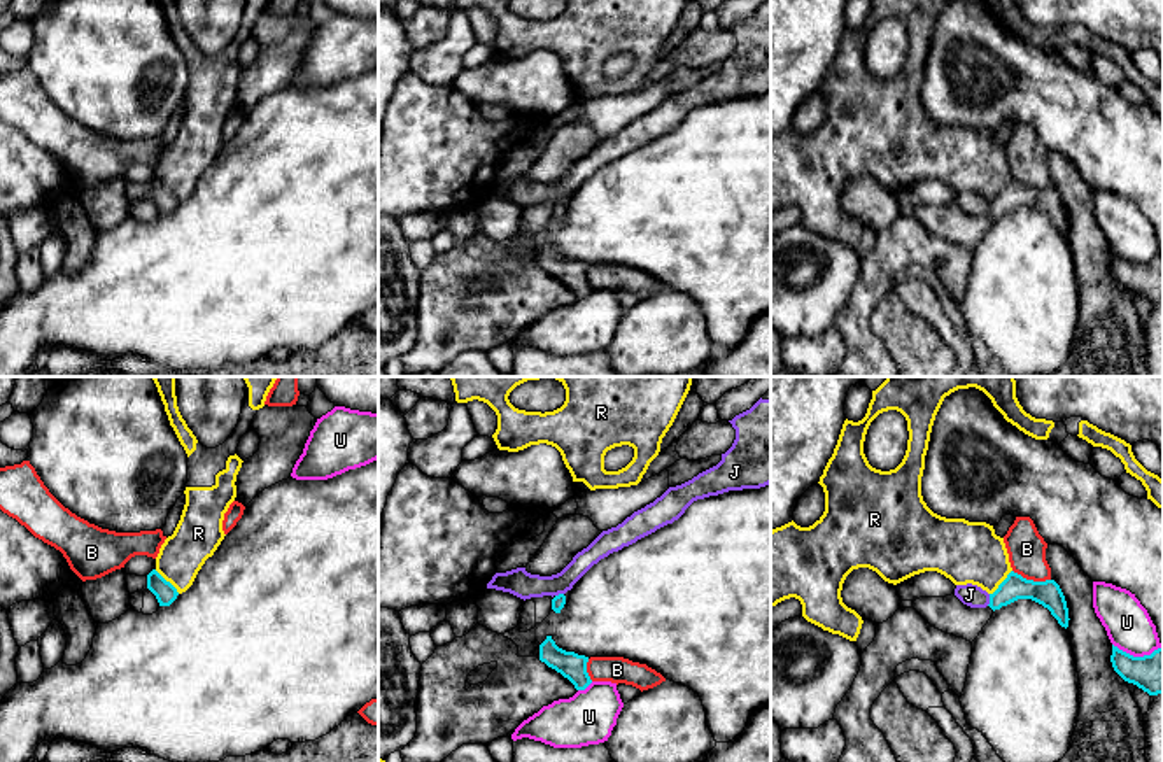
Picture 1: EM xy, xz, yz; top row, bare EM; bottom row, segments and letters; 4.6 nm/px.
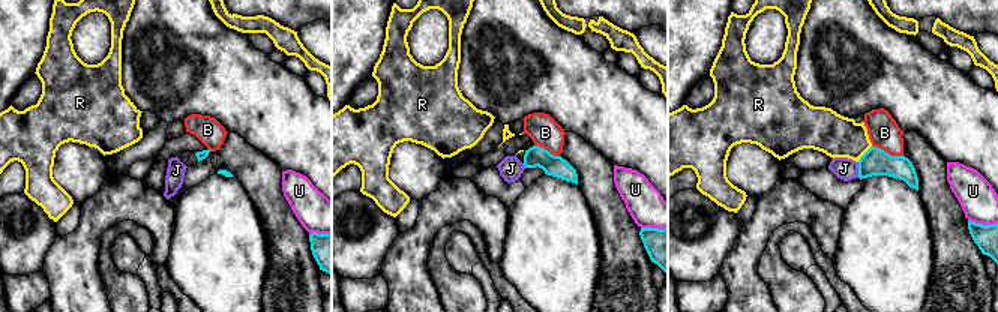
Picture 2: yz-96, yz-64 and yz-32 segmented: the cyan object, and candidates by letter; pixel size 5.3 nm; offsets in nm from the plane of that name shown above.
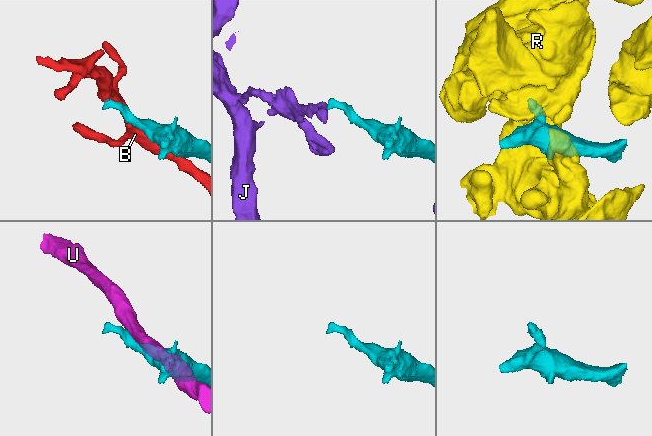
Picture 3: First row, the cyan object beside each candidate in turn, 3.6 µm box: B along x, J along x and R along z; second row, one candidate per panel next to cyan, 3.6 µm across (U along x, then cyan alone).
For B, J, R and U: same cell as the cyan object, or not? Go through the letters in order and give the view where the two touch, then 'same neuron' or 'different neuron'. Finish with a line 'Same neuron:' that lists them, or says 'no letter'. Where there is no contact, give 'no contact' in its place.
B: meets cyan in yz; different neuron
J: meets cyan in yz; different neuron
R: meets cyan in xy; different neuron
U: meets cyan in xz; different neuron
Same neuron: no letter

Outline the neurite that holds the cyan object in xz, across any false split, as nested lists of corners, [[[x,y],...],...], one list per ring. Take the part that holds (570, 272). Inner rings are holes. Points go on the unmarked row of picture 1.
[[[552,243],[539,252],[539,268],[567,286],[576,298],[585,298],[592,291],[587,280],[589,265],[559,256]]]

